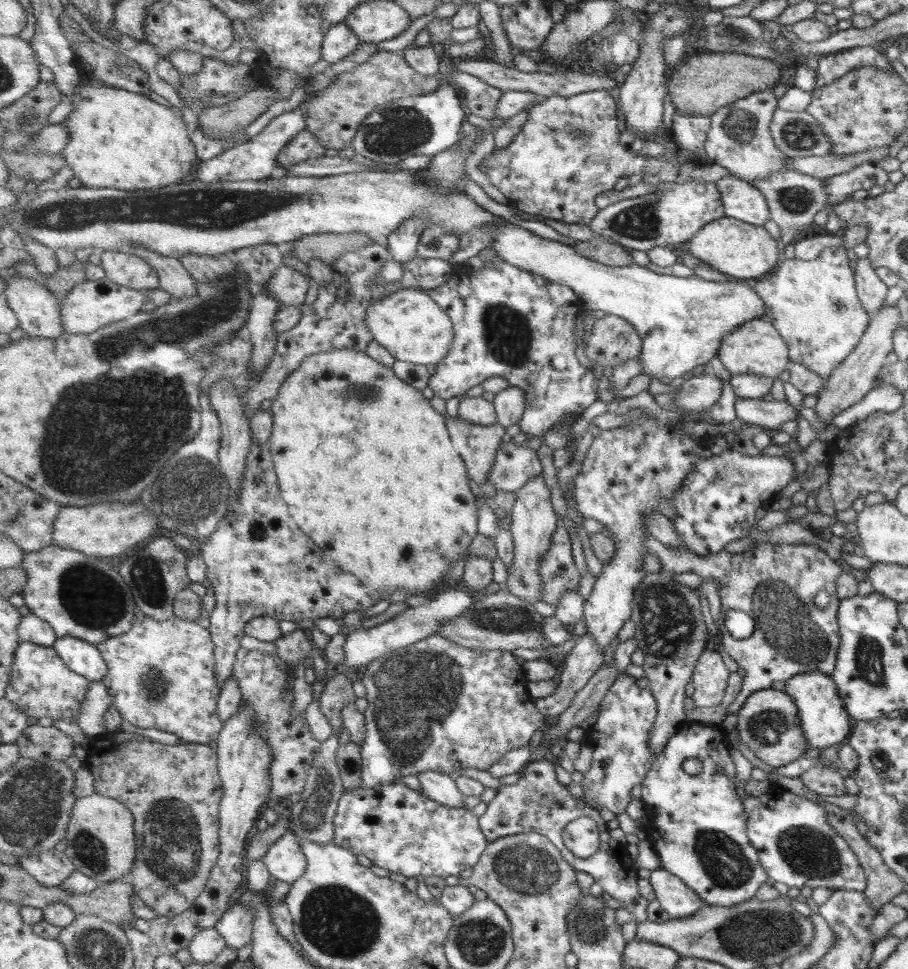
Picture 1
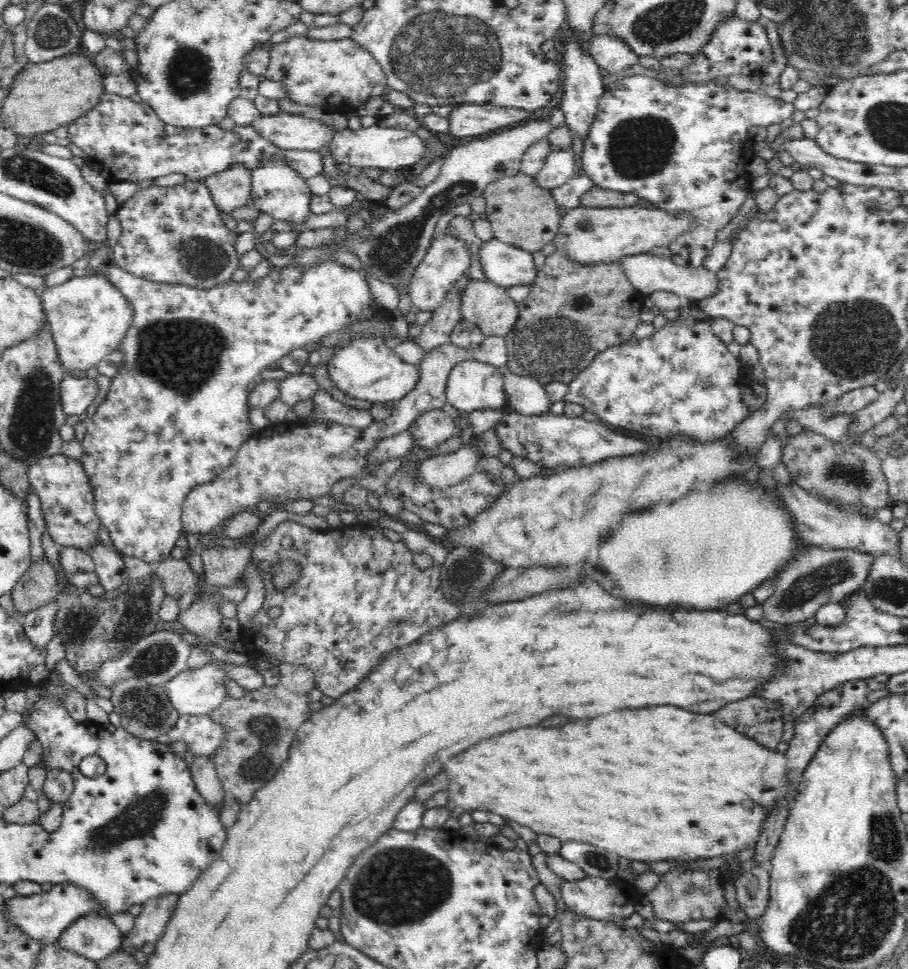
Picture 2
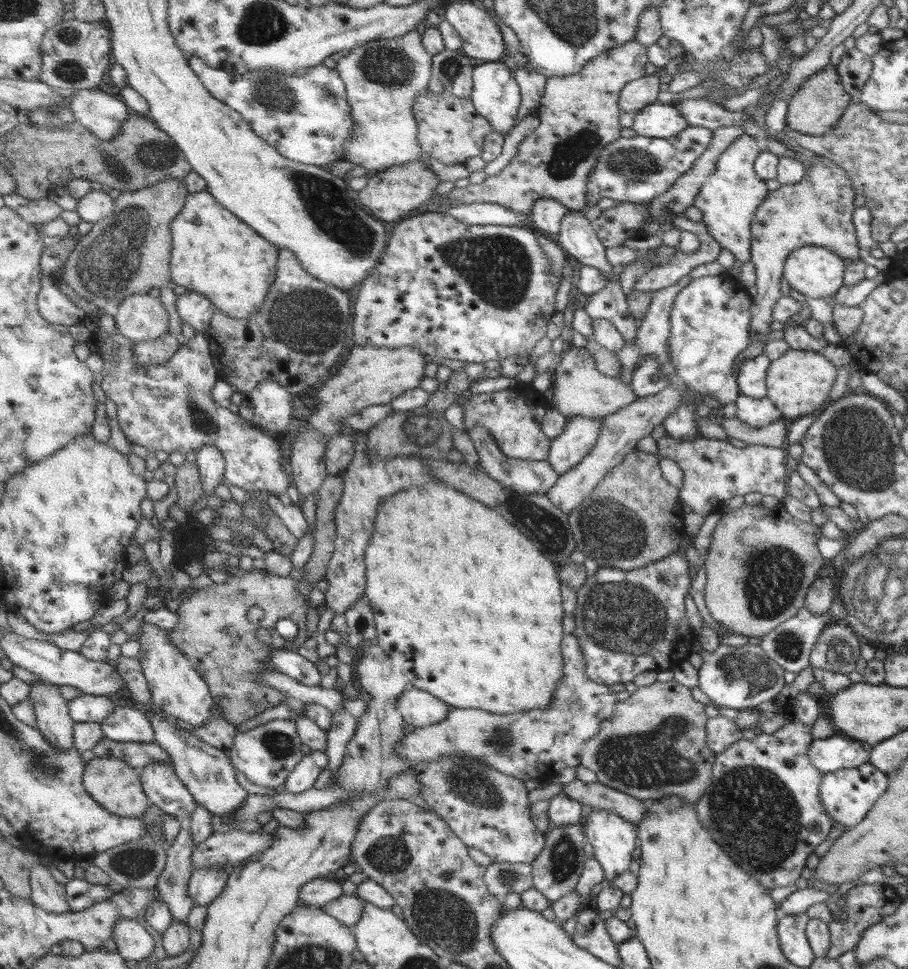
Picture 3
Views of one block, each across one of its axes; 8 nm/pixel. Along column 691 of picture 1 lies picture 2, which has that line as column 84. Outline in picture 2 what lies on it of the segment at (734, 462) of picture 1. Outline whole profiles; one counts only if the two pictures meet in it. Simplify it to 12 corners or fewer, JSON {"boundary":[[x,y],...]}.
{"boundary":[[81,460],[29,468],[47,531],[92,555],[102,527]]}

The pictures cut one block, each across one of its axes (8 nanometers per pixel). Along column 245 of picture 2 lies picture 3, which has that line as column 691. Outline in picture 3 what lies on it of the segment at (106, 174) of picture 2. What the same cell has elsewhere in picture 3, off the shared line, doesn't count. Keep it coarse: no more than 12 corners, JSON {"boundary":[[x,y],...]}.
{"boundary":[[713,130],[619,137],[587,177],[601,198],[650,203],[691,170]]}

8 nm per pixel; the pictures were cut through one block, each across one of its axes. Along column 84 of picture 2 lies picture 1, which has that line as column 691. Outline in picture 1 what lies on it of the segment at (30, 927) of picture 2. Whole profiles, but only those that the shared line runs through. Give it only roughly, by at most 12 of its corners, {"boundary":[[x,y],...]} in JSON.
{"boundary":[[667,869],[652,871],[656,899],[672,918],[704,902]]}

